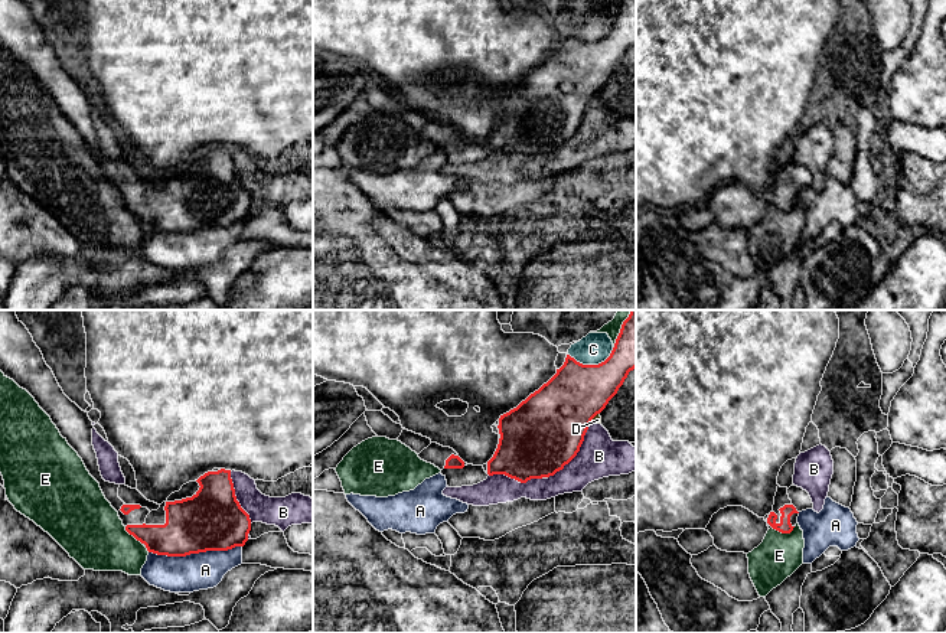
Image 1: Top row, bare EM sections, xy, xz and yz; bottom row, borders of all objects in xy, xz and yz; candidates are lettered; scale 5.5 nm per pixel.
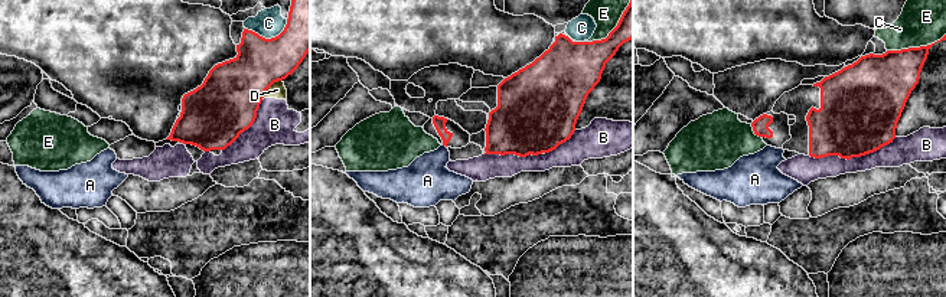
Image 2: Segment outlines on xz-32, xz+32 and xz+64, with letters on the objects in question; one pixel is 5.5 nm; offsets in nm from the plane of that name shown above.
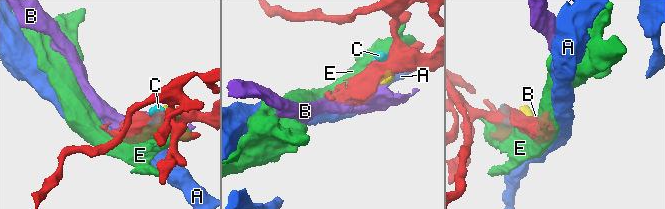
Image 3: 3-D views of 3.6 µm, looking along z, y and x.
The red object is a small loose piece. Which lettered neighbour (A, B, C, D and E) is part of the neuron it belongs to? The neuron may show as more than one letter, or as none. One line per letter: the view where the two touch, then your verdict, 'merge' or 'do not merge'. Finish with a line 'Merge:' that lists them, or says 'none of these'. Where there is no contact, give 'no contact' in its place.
A: xy | do not merge
B: xz | do not merge
C: xz | do not merge
D: xz | do not merge
E: yz | do not merge
Merge: none of these

